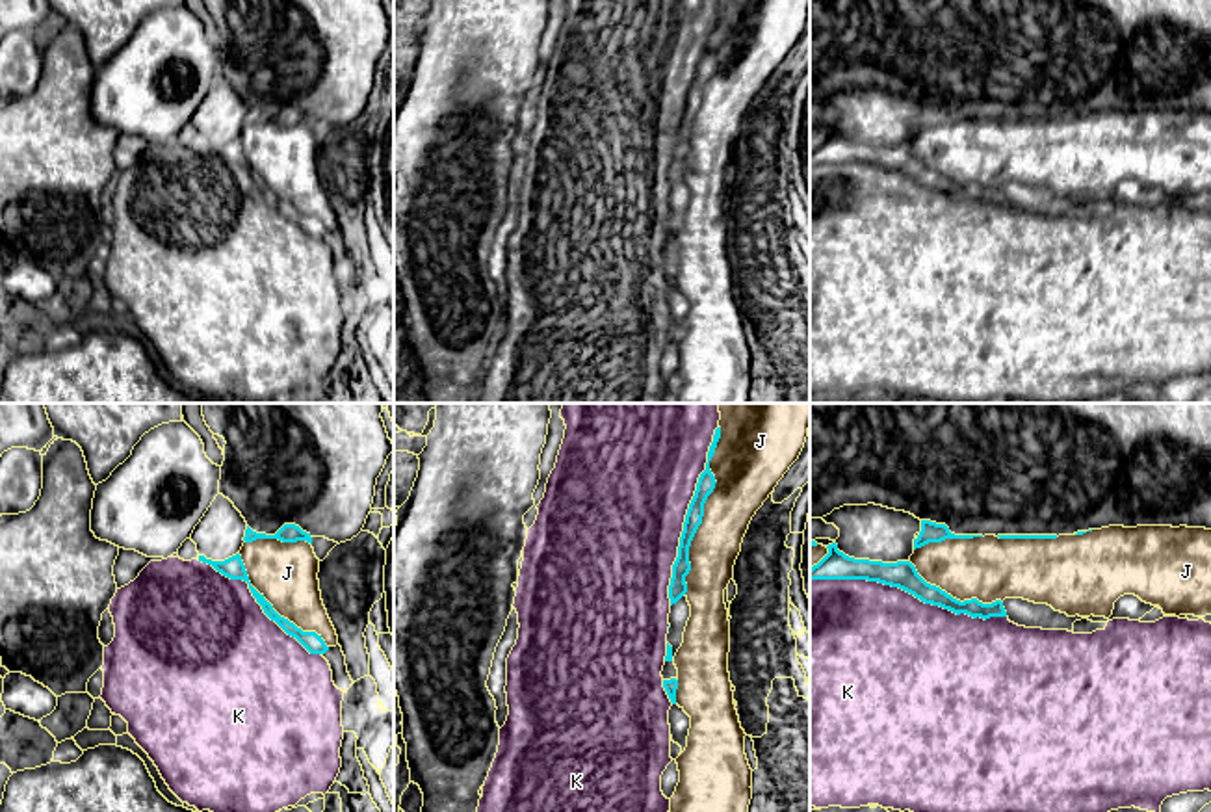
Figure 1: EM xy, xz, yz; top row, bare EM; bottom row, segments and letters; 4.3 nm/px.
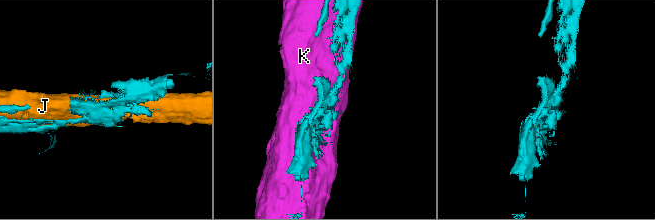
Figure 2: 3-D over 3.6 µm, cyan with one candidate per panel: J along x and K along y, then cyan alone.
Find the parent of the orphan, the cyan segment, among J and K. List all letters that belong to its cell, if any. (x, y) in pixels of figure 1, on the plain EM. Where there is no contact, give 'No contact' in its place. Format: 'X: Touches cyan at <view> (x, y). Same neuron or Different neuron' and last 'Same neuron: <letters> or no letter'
J: Touches cyan at xz (703, 93). Same neuron
K: Touches cyan at yz (909, 175). Different neuron
Same neuron: J

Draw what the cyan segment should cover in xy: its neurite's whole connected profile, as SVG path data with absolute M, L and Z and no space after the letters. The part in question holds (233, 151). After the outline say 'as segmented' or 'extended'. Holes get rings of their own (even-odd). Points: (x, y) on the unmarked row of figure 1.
M284 108L275 119L245 113L241 134L225 143L199 145L212 149L230 164L243 164L264 197L310 238L325 238L338 229L319 175L319 143L310 117Z; extended

